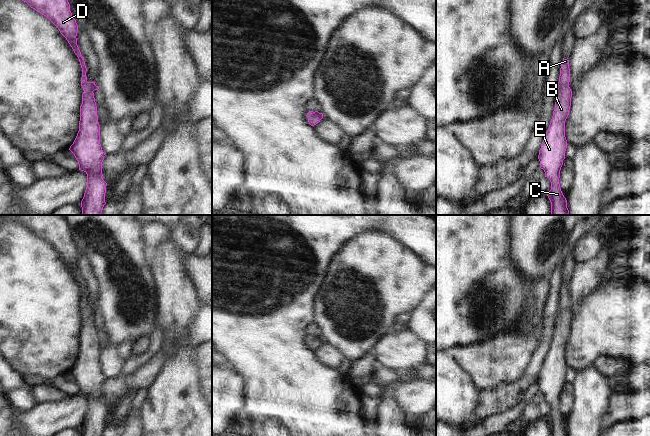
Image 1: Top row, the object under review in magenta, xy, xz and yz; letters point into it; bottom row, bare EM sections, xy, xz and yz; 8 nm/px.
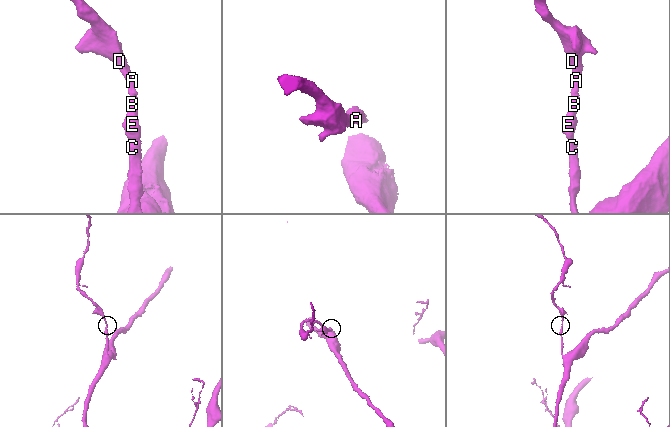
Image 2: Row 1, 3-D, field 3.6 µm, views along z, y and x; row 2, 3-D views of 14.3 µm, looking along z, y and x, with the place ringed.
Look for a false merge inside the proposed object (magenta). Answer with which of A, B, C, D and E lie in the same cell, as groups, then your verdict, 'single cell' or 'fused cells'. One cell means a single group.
A B C D E | single cell

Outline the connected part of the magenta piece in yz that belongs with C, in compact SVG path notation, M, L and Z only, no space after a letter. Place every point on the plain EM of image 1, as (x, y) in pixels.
M563 282L559 306L554 310L557 313L557 320L553 340L538 379L540 392L544 394L545 401L551 406L551 414L547 417L551 426L551 436L569 436L567 424L559 408L560 394L567 372L565 345L569 339L572 321L569 306L569 284Z

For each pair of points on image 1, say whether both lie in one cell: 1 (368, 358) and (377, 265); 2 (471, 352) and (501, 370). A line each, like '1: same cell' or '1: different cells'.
1: different cells
2: same cell

